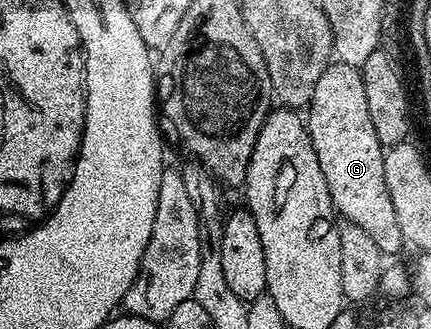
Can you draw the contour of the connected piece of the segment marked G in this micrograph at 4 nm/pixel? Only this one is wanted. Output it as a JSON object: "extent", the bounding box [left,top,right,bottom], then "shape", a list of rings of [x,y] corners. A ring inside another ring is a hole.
{"extent":[306,63,405,255],"shape":[[[333,63],[326,71],[322,71],[322,79],[314,83],[314,95],[306,107],[306,124],[314,143],[314,155],[318,155],[318,167],[322,167],[322,175],[326,175],[326,187],[330,187],[333,209],[343,220],[358,223],[358,227],[369,233],[370,239],[378,243],[384,254],[392,255],[400,248],[405,248],[402,227],[398,227],[398,215],[390,203],[390,191],[386,187],[386,149],[378,143],[378,135],[374,135],[374,123],[370,123],[370,111],[366,111],[366,87],[362,87],[362,75],[357,66]]]}

